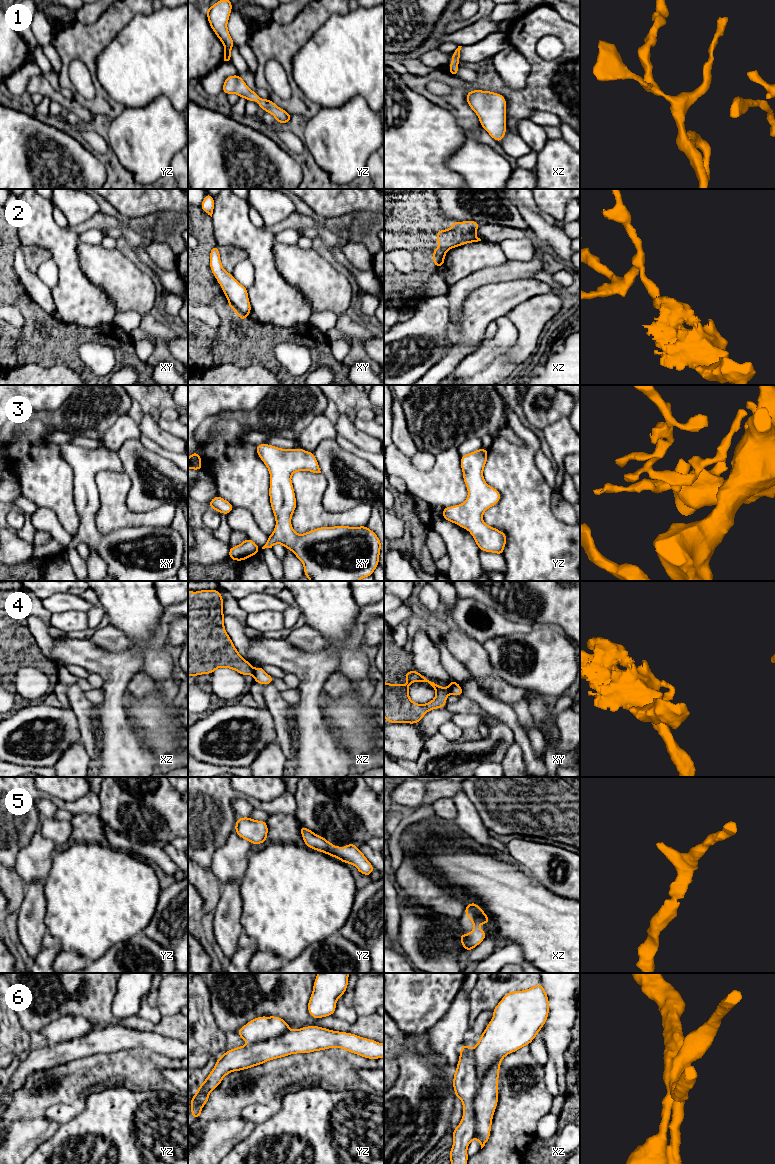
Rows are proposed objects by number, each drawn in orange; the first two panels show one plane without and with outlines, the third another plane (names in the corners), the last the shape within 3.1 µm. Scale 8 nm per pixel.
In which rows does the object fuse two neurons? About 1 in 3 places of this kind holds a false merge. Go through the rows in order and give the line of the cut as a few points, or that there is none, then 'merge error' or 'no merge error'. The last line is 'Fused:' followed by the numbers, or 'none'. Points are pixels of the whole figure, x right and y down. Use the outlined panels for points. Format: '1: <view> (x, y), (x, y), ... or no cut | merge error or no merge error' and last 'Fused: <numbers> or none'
1: no cut | no merge error
2: xz (444, 252), (433, 257) | merge error
3: no cut | no merge error
4: xz (254, 669), (252, 673) | merge error
5: no cut | no merge error
6: no cut | no merge error
Fused: 2, 4

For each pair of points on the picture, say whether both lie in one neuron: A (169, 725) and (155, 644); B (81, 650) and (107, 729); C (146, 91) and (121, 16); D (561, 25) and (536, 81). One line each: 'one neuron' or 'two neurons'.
A: two neurons
B: one neuron
C: two neurons
D: one neuron

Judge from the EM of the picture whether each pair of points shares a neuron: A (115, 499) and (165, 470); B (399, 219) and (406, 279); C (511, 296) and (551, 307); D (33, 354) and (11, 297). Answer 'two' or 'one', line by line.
A: two
B: one
C: two
D: one

